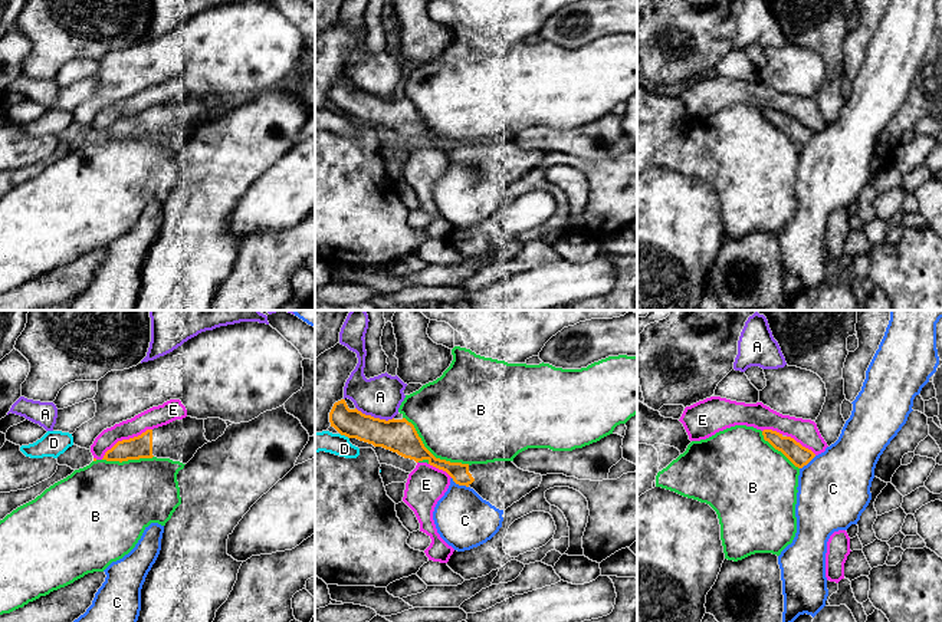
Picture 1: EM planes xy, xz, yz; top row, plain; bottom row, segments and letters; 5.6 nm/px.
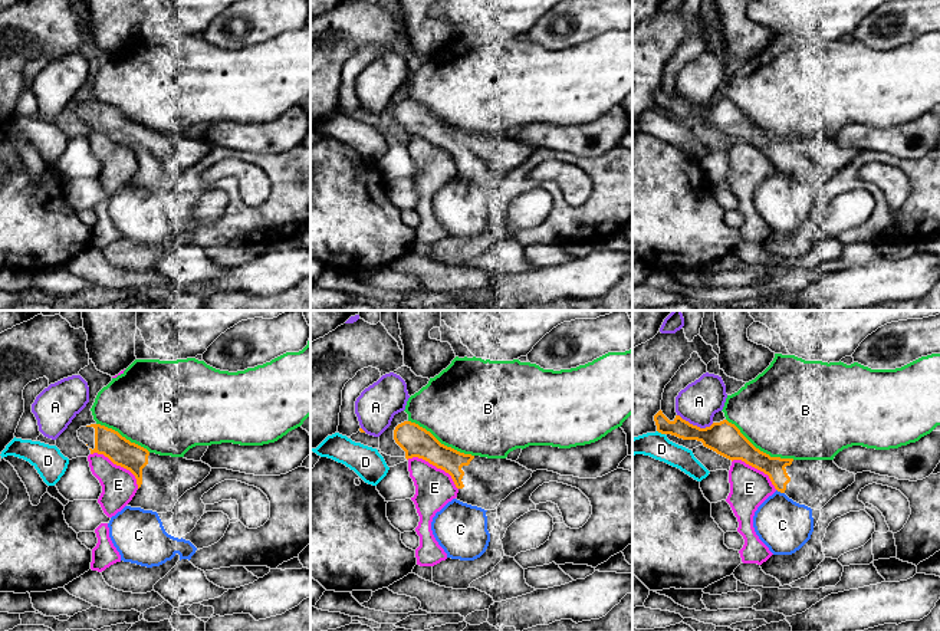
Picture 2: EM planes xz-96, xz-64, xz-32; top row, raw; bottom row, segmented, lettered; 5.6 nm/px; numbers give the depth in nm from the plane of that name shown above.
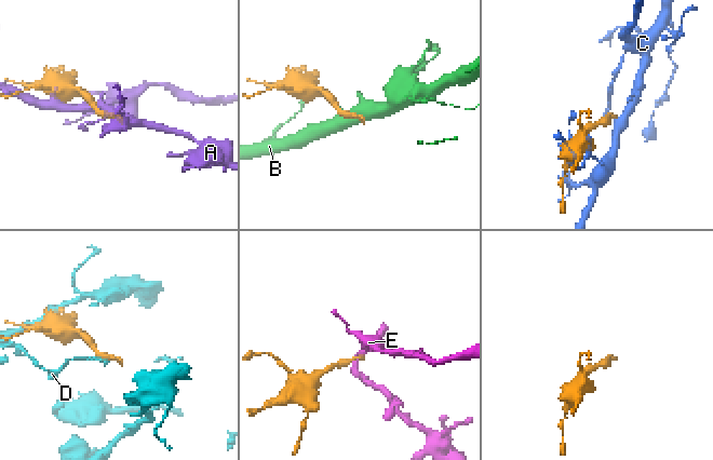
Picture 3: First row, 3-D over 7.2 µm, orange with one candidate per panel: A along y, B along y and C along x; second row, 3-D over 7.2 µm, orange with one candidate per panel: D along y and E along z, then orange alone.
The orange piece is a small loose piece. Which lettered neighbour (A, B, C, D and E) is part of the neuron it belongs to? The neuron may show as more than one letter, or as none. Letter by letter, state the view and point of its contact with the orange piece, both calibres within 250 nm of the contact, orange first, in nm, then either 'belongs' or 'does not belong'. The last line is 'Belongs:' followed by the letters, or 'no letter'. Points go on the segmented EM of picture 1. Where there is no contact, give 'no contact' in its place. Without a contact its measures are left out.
A: xz (373, 417) | 190/240 nm | does not belong
B: xz (430, 453) | 190/480 nm | does not belong
C: xz (459, 484) | 100/320 nm | does not belong
D: xz (344, 434) | 160/120 nm | does not belong
E: xy (125, 440) | 130/120 nm | does not belong
Belongs: no letter

